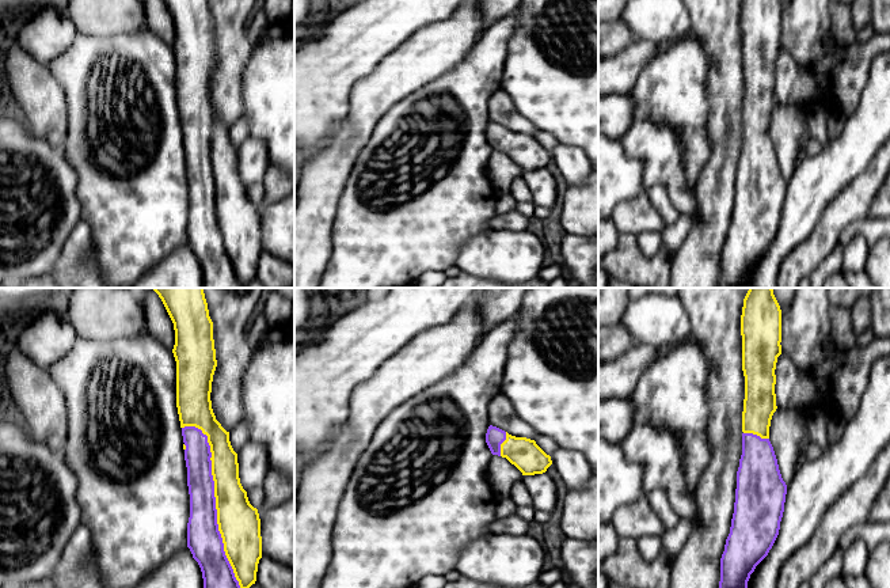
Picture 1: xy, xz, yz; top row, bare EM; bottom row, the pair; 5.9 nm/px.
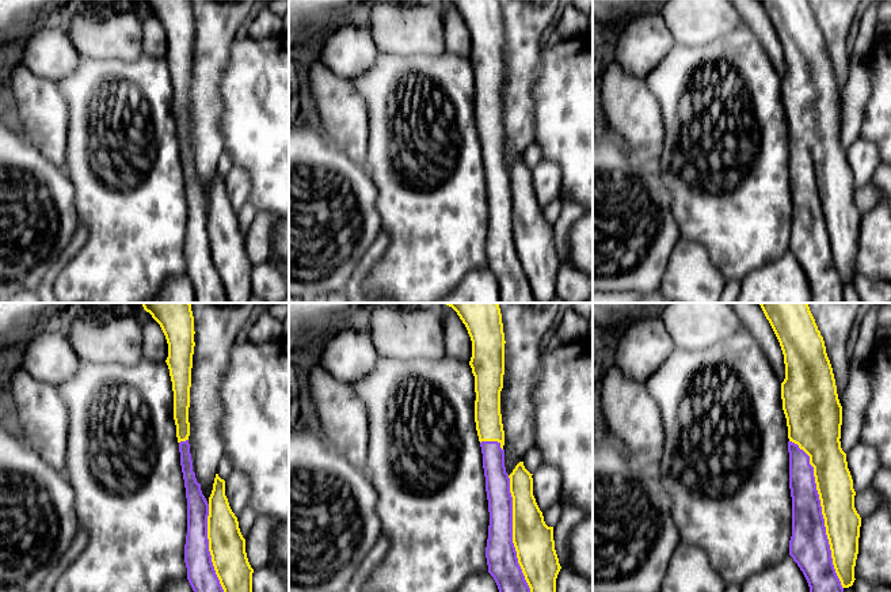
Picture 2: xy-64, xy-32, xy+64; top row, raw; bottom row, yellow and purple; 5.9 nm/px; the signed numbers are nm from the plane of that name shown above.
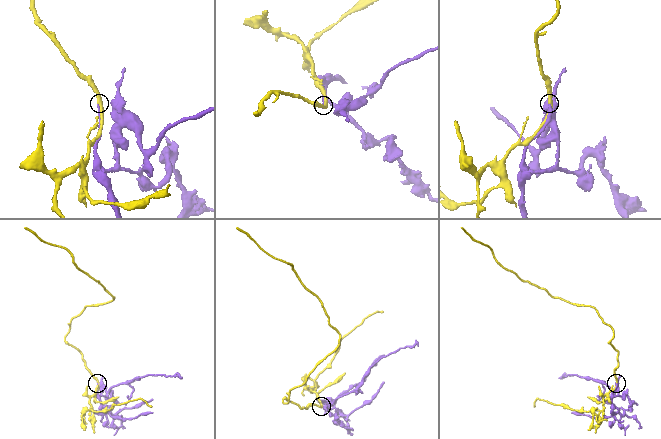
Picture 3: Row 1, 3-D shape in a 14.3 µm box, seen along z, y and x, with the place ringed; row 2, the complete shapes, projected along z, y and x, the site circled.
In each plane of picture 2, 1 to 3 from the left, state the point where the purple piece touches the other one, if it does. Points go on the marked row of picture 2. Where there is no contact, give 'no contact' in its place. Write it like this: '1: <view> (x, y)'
1: xy-64 (209, 547)
2: xy-32 (513, 534)
3: xy+64 (822, 513)

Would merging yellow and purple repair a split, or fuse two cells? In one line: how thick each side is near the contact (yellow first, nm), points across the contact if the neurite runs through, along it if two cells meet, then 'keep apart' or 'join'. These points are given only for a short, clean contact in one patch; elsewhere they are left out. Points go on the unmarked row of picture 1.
calibres 260 and 200 nm; join

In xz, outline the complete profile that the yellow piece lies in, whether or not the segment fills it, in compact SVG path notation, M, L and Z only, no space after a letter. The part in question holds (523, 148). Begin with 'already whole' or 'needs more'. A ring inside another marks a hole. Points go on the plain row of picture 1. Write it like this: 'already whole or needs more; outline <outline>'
needs more; outline M492 121L487 125L486 139L492 151L506 153L522 171L543 170L552 160L551 152L535 136L511 132Z

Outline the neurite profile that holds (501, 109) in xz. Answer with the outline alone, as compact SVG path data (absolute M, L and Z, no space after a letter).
M501 88L488 100L488 120L511 132L535 136L536 126L521 115L511 98Z

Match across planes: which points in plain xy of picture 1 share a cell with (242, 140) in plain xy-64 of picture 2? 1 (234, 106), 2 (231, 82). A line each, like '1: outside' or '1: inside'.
1: outside
2: outside

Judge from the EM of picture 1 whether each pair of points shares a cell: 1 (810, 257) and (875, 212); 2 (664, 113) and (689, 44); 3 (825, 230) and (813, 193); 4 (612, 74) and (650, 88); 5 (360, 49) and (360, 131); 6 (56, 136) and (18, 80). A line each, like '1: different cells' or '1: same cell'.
1: different cells
2: same cell
3: different cells
4: different cells
5: different cells
6: same cell

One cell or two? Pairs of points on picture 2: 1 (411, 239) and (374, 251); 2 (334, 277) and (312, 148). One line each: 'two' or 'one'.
1: two
2: one

